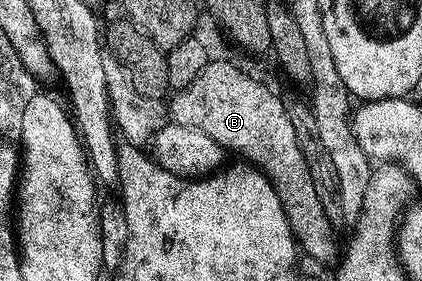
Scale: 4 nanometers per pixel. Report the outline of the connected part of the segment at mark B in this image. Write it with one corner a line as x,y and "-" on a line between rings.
214,58
204,66
204,70
200,70
200,74
196,78
192,78
192,82
188,82
188,86
177,89
169,97
169,100
168,116
173,123
184,126
188,130
200,130
200,134
208,134
208,138
215,140
223,150
235,148
242,155
239,157
243,161
260,168
263,174
270,179
280,202
286,210
286,217
294,230
298,247
305,255
307,252
314,260
330,260
333,258
334,244
330,241
332,229
329,226
328,219
325,218
320,202
316,198
316,191
312,184
312,177
308,172
308,165
300,152
300,146
297,145
296,130
291,113
286,113
285,106
264,85
249,80
238,69
233,68
228,61

